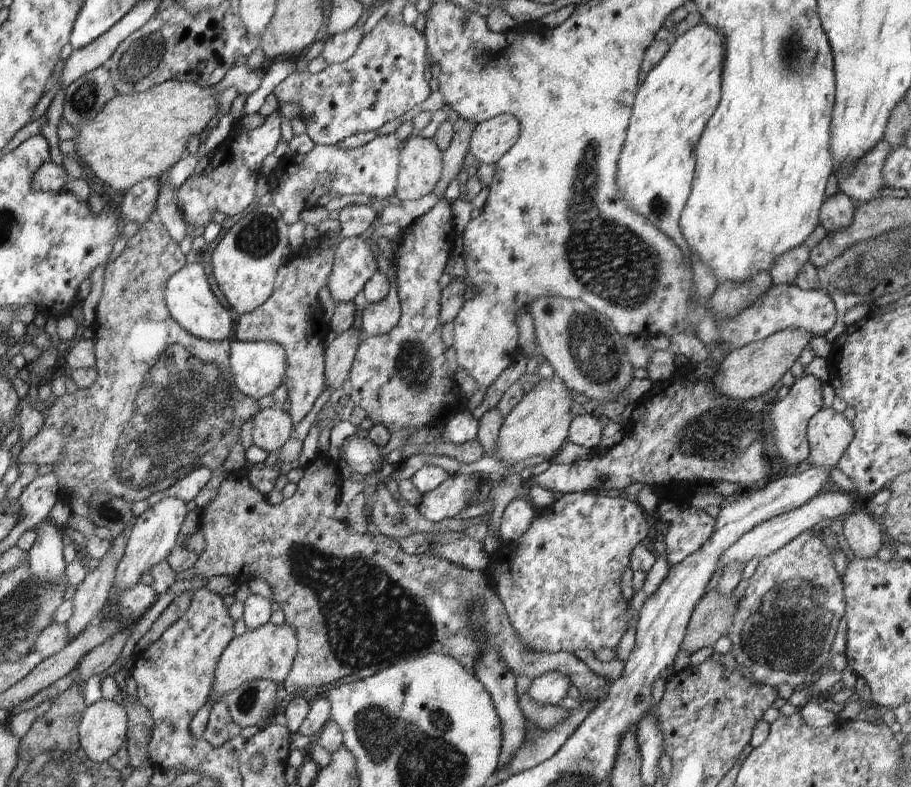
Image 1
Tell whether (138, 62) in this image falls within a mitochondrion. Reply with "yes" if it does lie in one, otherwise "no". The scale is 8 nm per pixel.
yes

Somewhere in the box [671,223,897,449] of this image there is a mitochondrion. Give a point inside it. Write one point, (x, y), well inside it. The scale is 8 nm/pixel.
(857, 264)

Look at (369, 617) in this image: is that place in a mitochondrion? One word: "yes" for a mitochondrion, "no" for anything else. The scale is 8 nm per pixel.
yes

